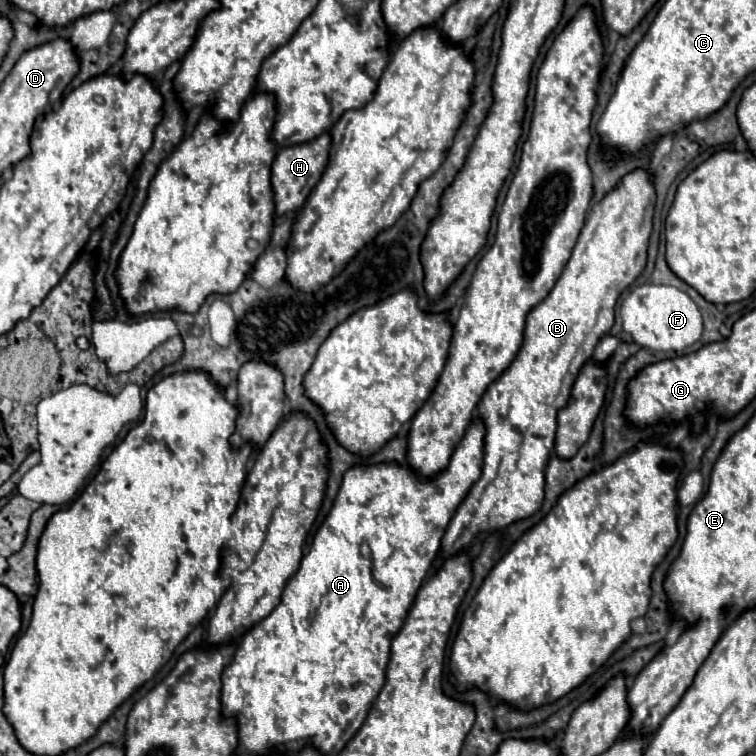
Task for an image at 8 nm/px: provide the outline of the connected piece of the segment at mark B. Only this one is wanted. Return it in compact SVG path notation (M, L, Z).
M635 168L625 174L615 190L591 206L585 226L579 234L579 240L571 252L571 258L557 280L555 288L541 300L529 314L525 322L525 338L521 350L509 368L487 388L479 402L477 416L485 422L485 464L481 478L473 484L461 508L457 508L449 528L443 536L441 548L443 556L453 556L461 550L467 550L479 532L491 532L505 528L515 520L535 514L543 502L543 474L547 460L555 448L555 430L557 414L567 406L571 388L579 374L579 368L593 356L593 350L601 336L609 332L615 316L615 302L619 294L643 272L647 262L647 244L651 236L651 220L655 208L655 186L647 178L645 168Z

